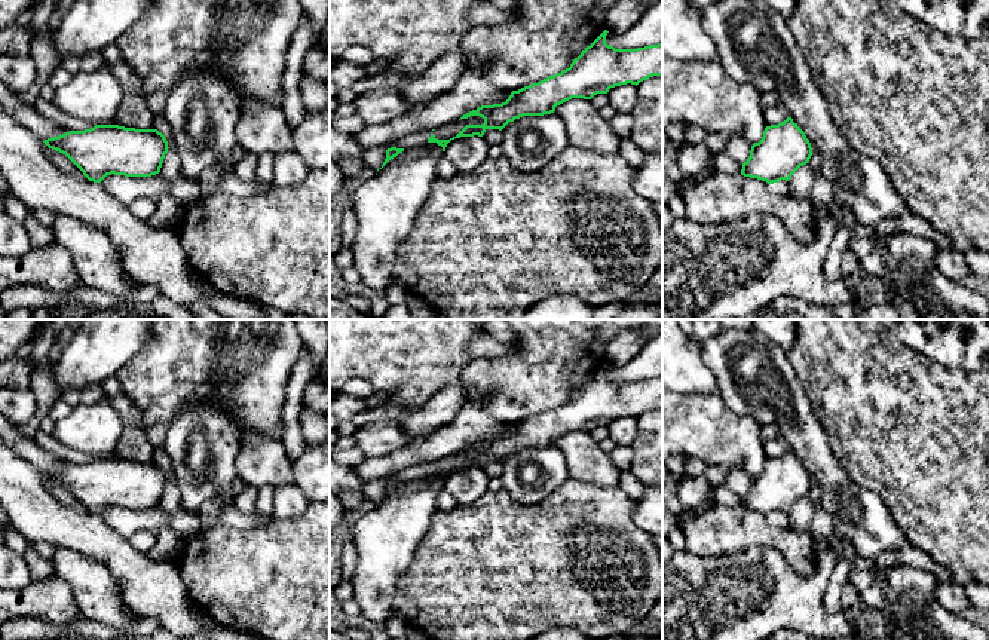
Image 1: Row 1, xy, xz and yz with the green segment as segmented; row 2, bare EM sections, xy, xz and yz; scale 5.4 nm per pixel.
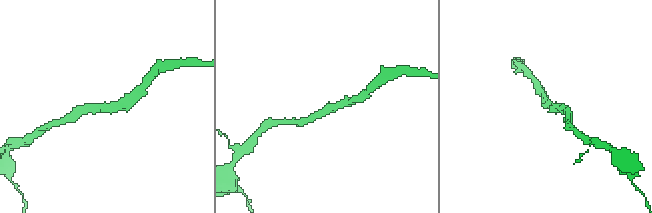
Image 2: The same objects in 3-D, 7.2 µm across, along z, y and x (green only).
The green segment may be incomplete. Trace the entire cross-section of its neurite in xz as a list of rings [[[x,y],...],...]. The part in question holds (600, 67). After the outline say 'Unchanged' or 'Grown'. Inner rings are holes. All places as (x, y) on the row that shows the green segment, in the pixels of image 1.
[[[604,30],[587,46],[569,68],[512,91],[502,104],[481,105],[460,119],[480,116],[483,125],[466,125],[456,137],[438,140],[432,134],[428,143],[437,143],[445,151],[447,144],[460,137],[483,137],[487,129],[502,132],[503,156],[521,172],[546,168],[569,147],[563,119],[555,107],[572,99],[591,99],[621,85],[639,85],[652,76],[662,76],[662,43],[637,49],[615,49],[606,43]]]. Grown

